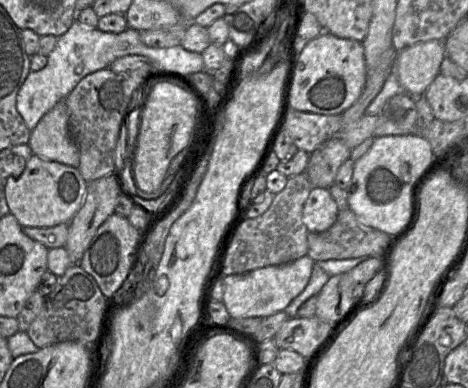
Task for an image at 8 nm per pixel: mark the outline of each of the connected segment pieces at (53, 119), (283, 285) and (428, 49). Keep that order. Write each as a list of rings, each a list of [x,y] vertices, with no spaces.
[[[65,100],[48,111],[31,131],[27,144],[32,154],[78,168],[80,155],[70,133],[69,115]]]
[[[305,255],[286,264],[265,266],[244,274],[224,275],[222,302],[232,318],[265,318],[284,311],[306,287],[314,263],[308,255]]]
[[[443,40],[419,42],[398,51],[394,69],[400,86],[411,96],[423,97],[445,56]]]

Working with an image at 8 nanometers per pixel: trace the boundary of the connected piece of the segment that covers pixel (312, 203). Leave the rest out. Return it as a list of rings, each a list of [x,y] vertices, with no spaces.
[[[312,187],[302,210],[302,221],[308,232],[320,233],[337,220],[338,206],[328,188]]]

